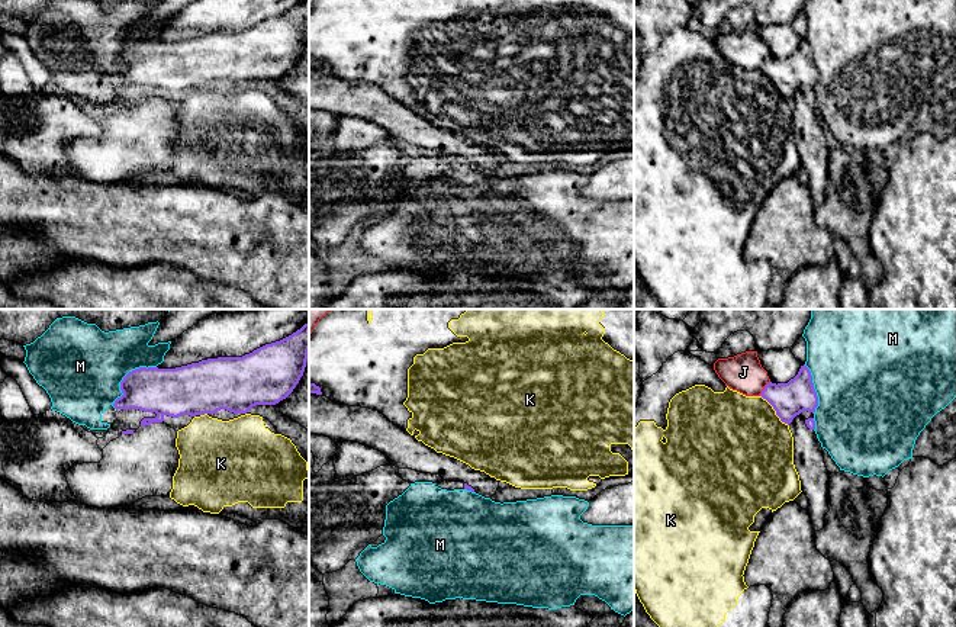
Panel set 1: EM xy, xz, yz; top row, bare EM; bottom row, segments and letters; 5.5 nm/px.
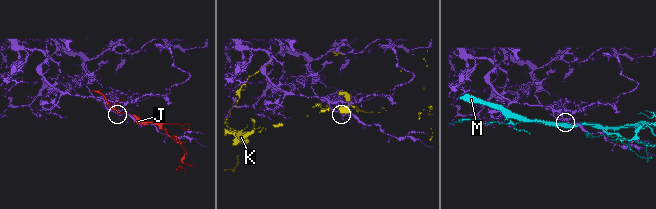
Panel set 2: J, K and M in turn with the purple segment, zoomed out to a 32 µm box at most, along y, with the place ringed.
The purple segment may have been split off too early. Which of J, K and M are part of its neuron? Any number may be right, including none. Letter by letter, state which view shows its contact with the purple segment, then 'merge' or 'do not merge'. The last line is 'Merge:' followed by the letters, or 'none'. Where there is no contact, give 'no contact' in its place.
J: contact in yz; do not merge
K: contact in yz; do not merge
M: contact in xy; do not merge
Merge: none

